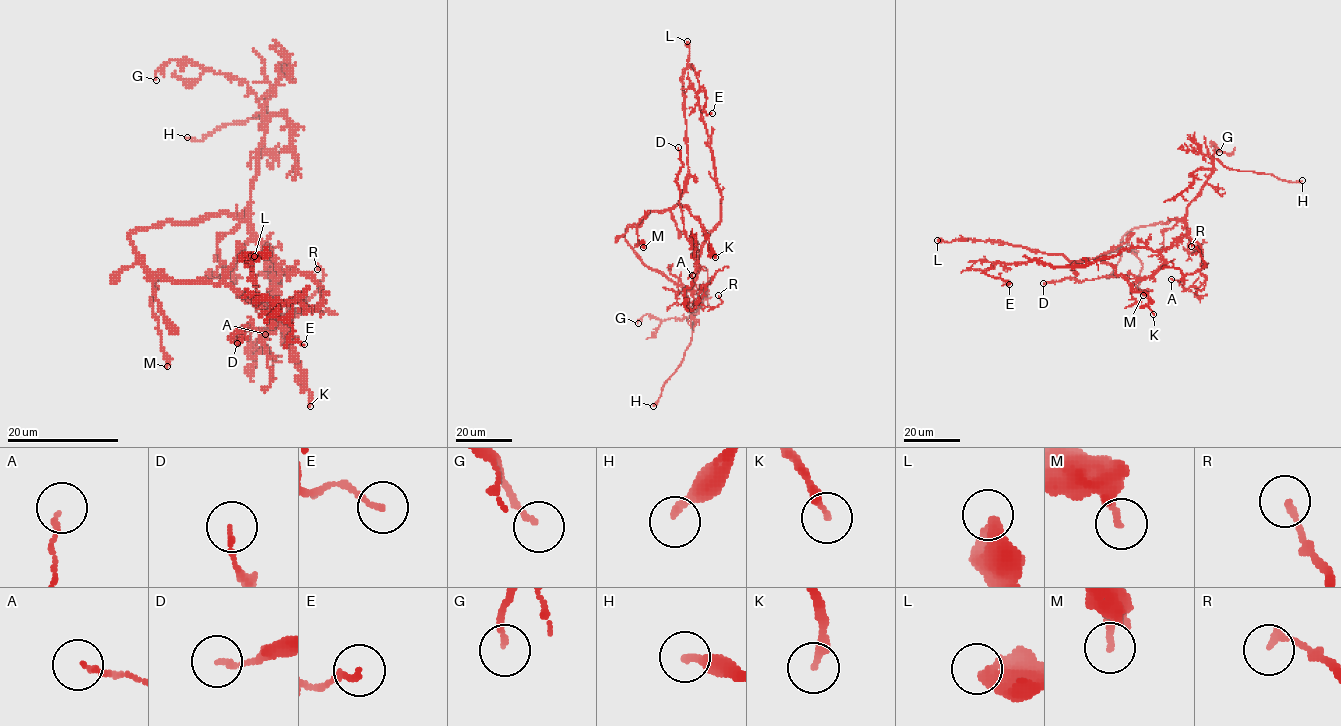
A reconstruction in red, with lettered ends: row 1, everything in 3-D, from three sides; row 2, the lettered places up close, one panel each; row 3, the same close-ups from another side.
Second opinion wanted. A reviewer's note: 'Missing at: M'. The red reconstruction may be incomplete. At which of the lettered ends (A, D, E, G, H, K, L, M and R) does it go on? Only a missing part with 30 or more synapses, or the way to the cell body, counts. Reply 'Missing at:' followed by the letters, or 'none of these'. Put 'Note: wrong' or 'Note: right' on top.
Note: wrong
Missing at: H

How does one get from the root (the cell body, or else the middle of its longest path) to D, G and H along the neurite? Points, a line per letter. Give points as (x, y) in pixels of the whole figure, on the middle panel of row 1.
D: (663, 275), (686, 289), (692, 287), (696, 276), (696, 255), (685, 235), (676, 181), (682, 166), (678, 147)
G: (663, 275), (685, 290), (692, 315), (660, 320), (645, 314), (638, 323)
H: (663, 275), (685, 290), (694, 322), (692, 340), (683, 360), (664, 385), (653, 406)

